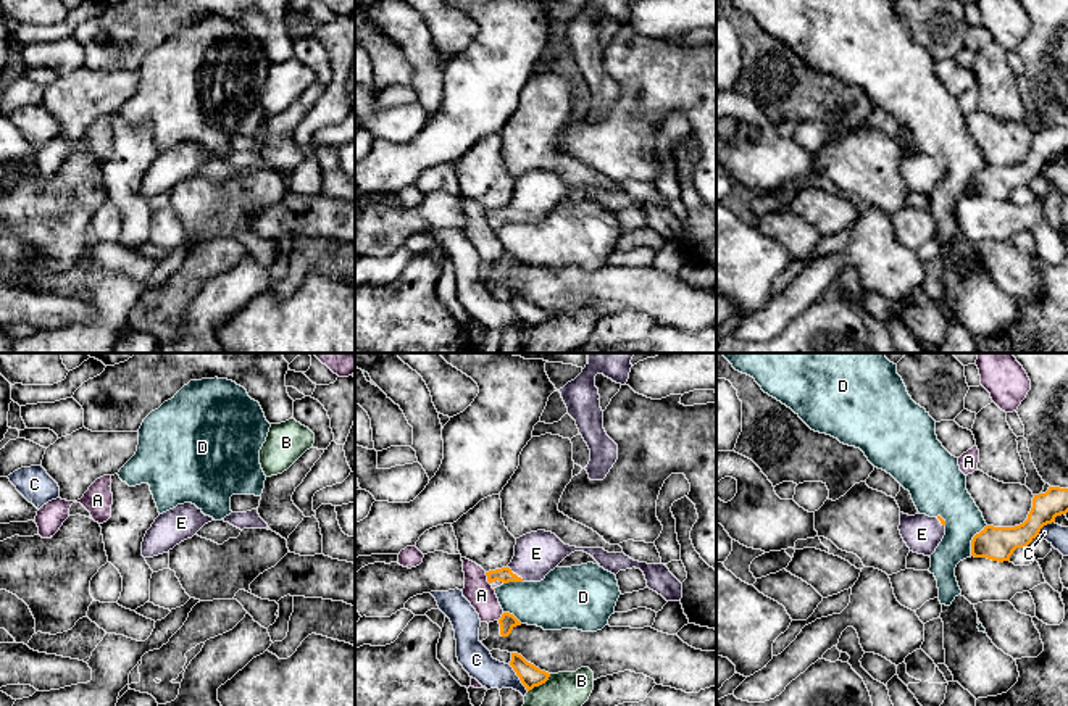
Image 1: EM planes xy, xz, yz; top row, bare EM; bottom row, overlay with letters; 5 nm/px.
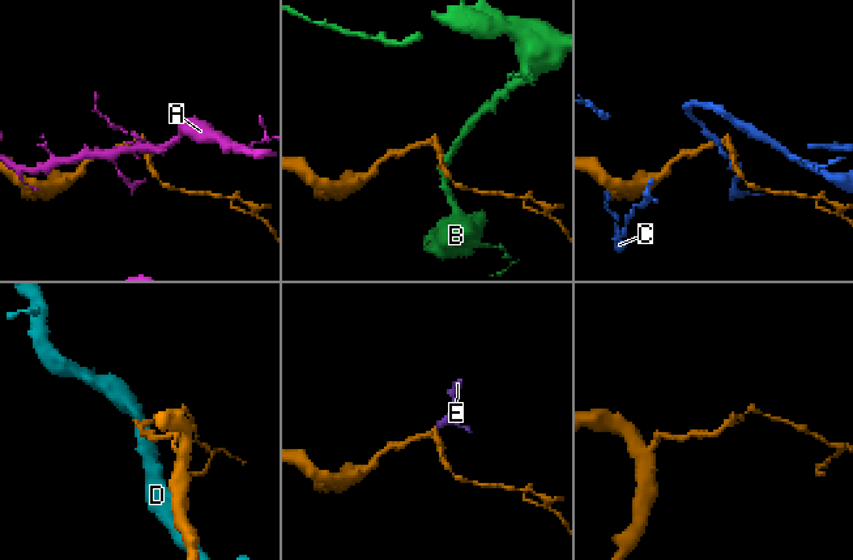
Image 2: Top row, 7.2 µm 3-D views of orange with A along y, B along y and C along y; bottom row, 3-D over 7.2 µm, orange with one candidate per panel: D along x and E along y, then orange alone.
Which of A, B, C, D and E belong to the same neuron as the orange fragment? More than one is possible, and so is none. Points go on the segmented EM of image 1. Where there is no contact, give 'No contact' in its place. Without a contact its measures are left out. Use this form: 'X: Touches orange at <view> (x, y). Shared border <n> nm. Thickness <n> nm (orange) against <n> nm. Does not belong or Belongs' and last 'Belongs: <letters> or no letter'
A: Touches orange at xz (488, 579). Shared border 70 nm. Thickness 70 nm (orange) against 140 nm. Does not belong
B: Touches orange at xz (539, 684). Shared border 150 nm. Thickness 110 nm (orange) against 180 nm. Does not belong
C: Touches orange at xz (518, 676). Shared border 170 nm. Thickness 110 nm (orange) against 160 nm. Does not belong
D: Touches orange at yz (972, 540). Shared border 180 nm. Thickness 170 nm (orange) against 200 nm. Does not belong
E: Touches orange at xz (515, 574). Shared border 110 nm. Thickness 70 nm (orange) against 220 nm. Belongs
Belongs: E

